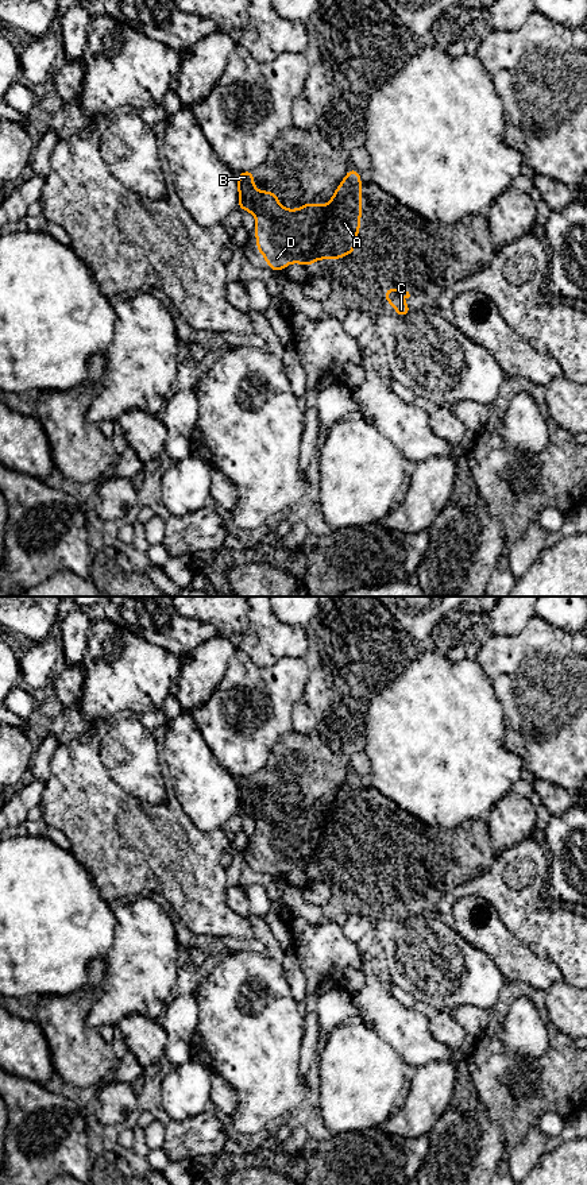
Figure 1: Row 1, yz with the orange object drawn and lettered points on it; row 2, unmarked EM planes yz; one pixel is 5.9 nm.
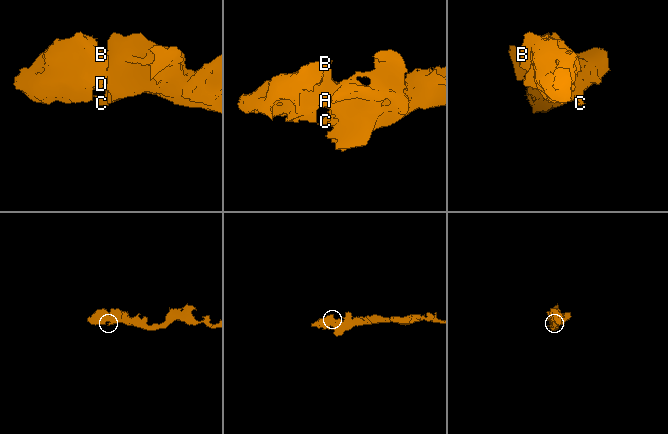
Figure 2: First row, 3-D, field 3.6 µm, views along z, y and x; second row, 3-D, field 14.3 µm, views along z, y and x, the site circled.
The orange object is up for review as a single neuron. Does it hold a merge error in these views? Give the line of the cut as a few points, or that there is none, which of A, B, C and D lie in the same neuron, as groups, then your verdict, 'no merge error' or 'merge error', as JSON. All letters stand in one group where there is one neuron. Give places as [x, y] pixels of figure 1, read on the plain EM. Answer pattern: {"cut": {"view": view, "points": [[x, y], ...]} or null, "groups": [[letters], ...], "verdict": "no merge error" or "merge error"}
{"cut": {"view": "yz", "points": [[324, 811], [324, 830], [315, 836], [315, 856], [306, 868]]}, "groups": [["A", "C"], ["B", "D"]], "verdict": "merge error"}

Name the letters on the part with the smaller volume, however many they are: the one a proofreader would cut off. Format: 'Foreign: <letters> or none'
Foreign: B, D

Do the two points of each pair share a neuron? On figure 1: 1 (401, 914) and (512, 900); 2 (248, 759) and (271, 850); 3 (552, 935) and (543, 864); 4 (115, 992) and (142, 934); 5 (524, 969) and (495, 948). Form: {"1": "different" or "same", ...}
{"1": "different", "2": "different", "3": "same", "4": "same", "5": "same"}

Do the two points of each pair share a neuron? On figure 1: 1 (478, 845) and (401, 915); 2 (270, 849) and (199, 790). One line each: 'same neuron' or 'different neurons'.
1: same neuron
2: different neurons

